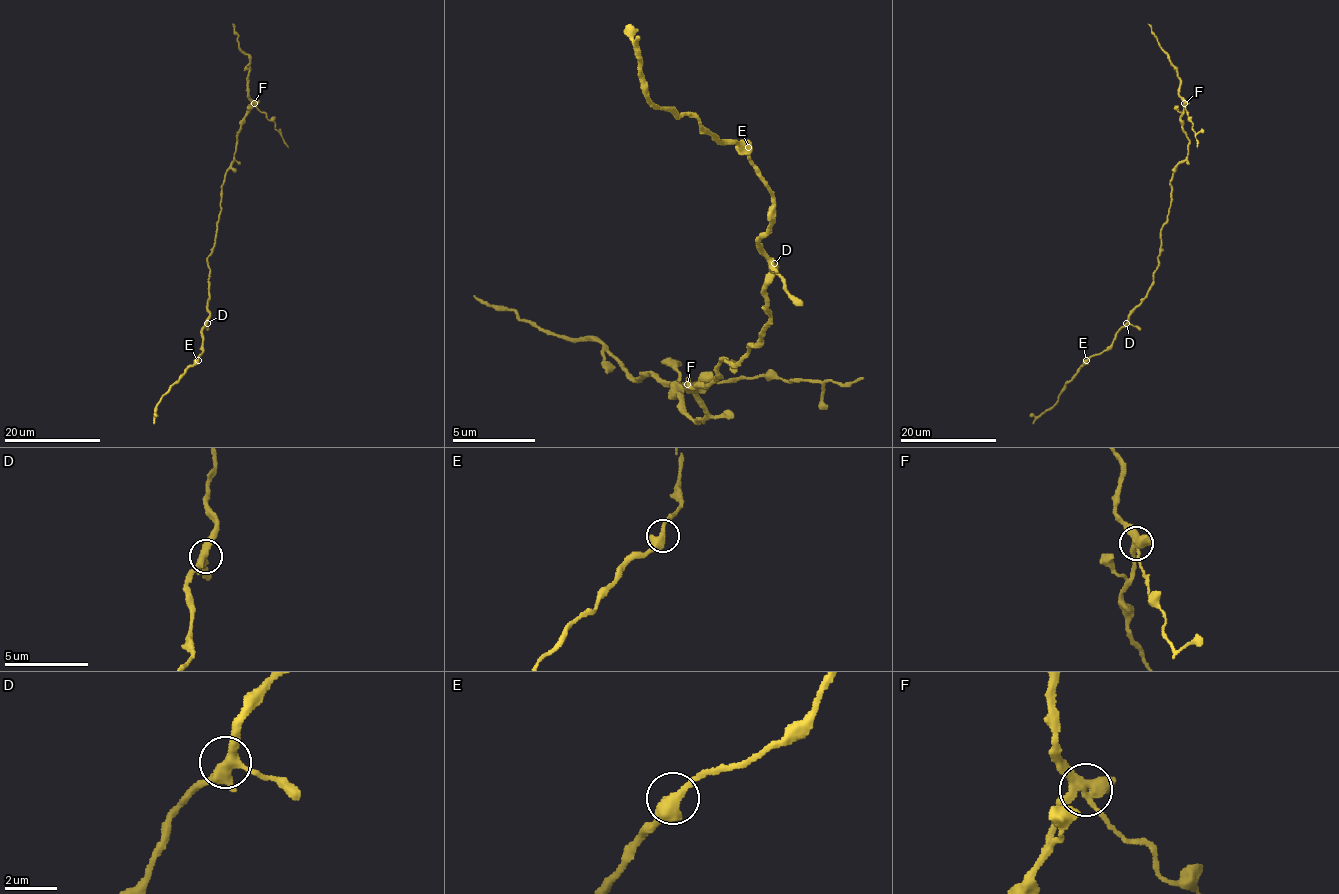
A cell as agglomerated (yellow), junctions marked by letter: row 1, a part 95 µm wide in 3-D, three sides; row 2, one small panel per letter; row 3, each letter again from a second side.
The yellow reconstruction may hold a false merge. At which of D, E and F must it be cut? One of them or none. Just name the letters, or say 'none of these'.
F

